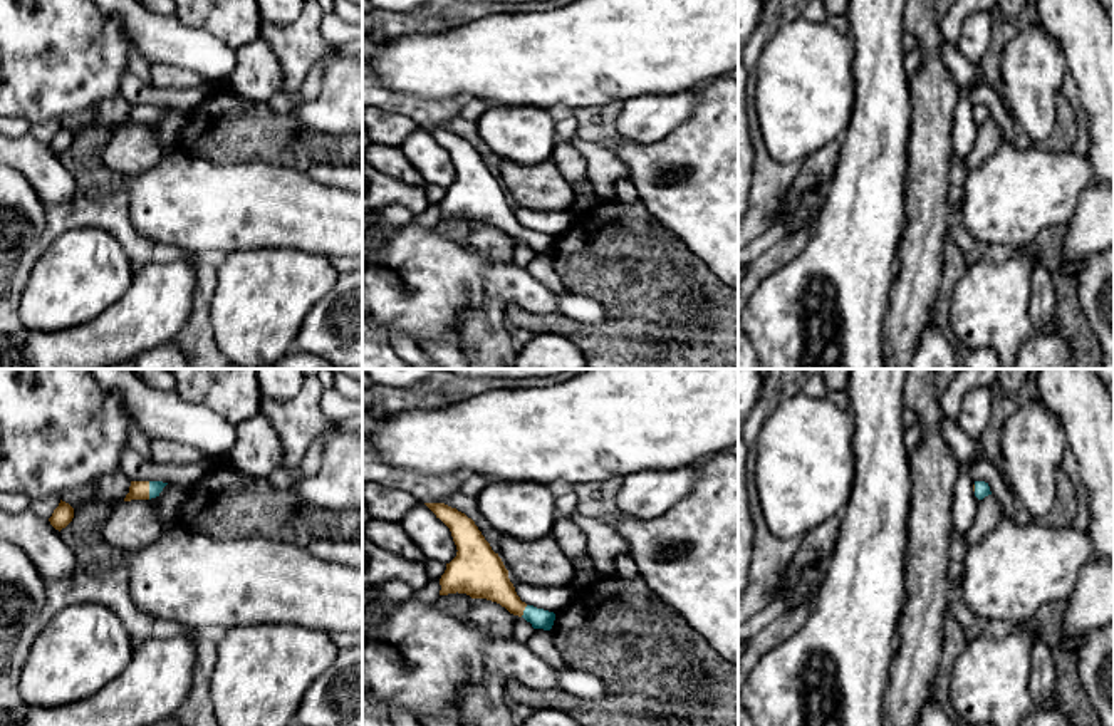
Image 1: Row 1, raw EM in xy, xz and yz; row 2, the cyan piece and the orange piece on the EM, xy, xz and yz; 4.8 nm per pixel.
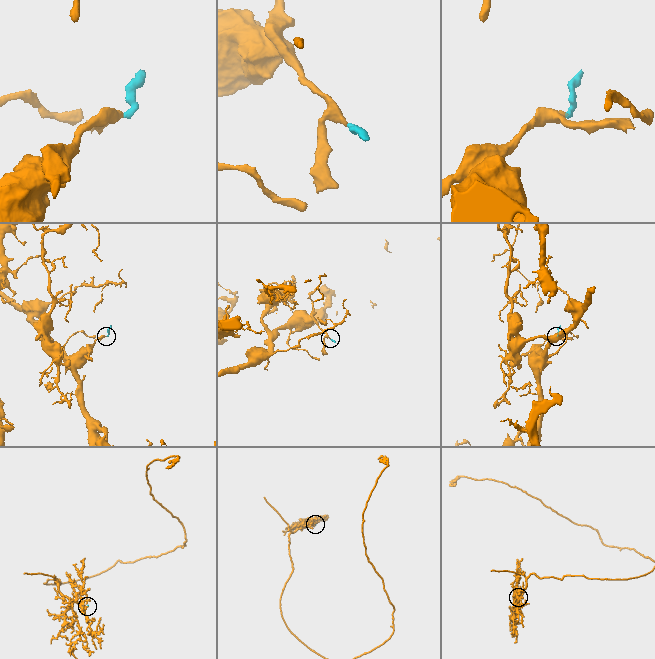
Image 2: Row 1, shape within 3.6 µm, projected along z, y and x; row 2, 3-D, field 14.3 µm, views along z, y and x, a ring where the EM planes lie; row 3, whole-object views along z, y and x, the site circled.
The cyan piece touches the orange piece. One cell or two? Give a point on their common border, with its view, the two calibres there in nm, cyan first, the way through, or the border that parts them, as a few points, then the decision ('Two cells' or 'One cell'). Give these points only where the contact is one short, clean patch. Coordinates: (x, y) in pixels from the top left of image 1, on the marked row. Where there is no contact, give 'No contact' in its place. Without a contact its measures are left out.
Touches cyan at xy (150, 490). Thickness 60 nm (cyan) against 100 nm. Path across: xy (155, 487), (150, 490), (140, 490). One cell

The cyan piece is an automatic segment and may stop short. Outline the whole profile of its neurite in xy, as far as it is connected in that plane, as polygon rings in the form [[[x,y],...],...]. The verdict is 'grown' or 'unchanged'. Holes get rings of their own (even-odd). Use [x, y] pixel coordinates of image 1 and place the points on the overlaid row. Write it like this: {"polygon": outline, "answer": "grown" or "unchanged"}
{"polygon": [[[131,481],[129,493],[124,501],[156,498],[166,485],[168,483],[163,481]]], "answer": "grown"}

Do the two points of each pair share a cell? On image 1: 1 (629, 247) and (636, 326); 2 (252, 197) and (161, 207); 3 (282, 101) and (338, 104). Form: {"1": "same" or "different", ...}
{"1": "same", "2": "same", "3": "different"}

